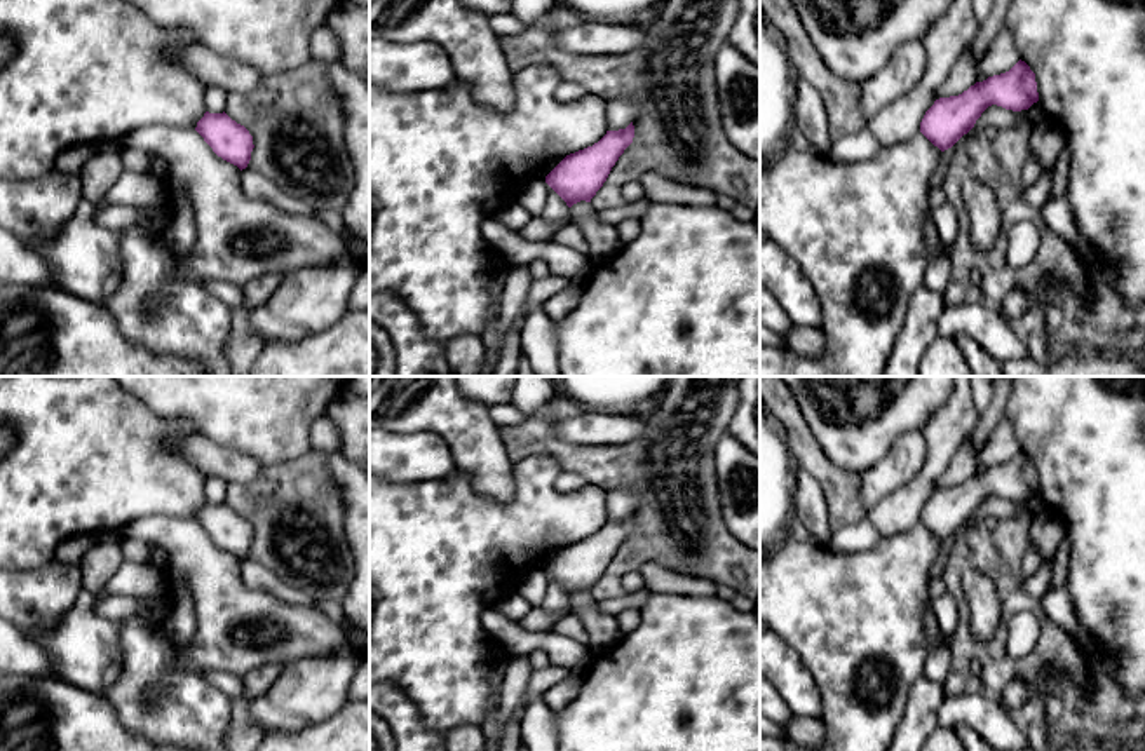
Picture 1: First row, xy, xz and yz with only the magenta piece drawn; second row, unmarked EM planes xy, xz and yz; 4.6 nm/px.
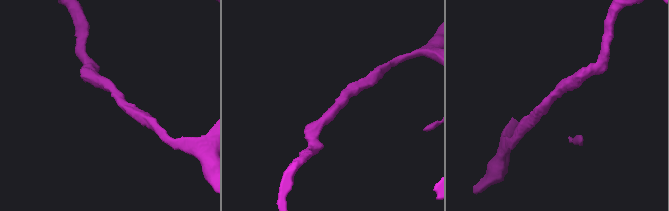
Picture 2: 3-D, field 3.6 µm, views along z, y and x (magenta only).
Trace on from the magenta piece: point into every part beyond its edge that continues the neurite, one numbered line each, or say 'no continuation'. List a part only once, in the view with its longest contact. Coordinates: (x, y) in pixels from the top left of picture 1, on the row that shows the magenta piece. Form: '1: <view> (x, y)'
no continuation

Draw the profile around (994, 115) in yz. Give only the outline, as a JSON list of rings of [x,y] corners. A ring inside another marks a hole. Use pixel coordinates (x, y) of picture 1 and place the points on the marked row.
[[[992,105],[988,106],[981,117],[976,120],[976,124],[985,131],[986,127],[997,127],[997,129],[1014,129],[1021,122],[1028,122],[1028,112],[1013,112],[1006,110],[1002,106]]]

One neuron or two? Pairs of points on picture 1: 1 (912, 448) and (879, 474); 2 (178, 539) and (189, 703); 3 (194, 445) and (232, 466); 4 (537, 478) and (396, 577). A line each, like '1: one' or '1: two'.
1: one
2: two
3: one
4: one

